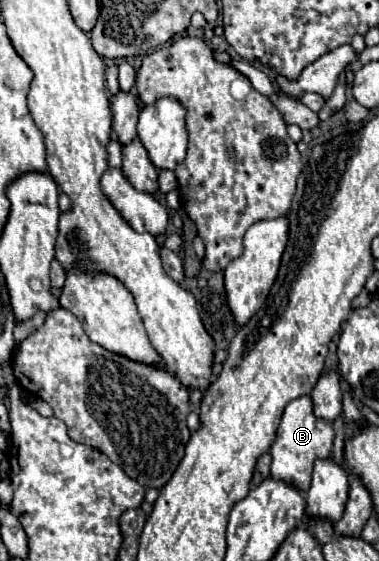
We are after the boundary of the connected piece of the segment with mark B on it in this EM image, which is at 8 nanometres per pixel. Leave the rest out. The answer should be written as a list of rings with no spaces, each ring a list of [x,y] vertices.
[[[301,395],[297,399],[293,399],[283,413],[281,425],[277,429],[277,437],[271,445],[271,473],[275,479],[283,479],[289,481],[293,485],[297,485],[301,491],[305,491],[311,483],[311,471],[313,471],[313,461],[319,457],[329,457],[331,447],[333,447],[333,439],[335,439],[335,431],[333,431],[333,423],[319,419],[313,415],[313,403],[309,395]]]

